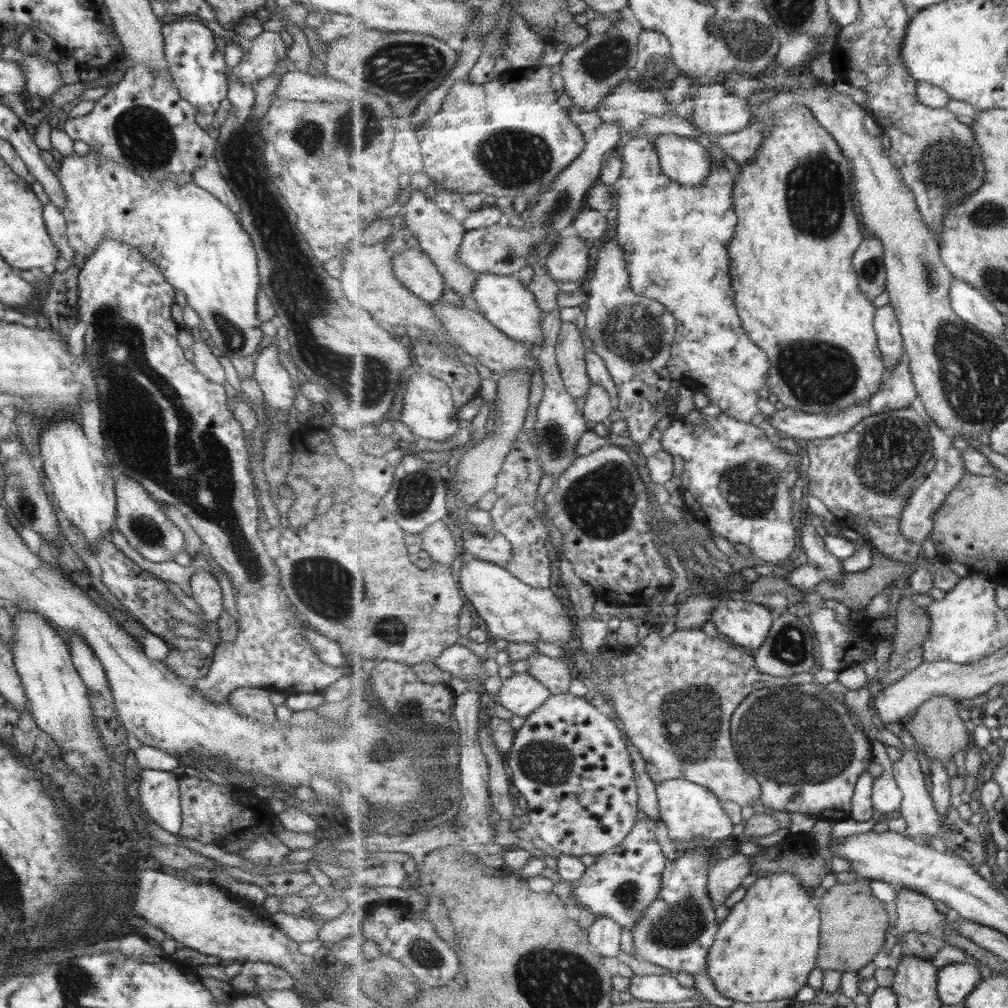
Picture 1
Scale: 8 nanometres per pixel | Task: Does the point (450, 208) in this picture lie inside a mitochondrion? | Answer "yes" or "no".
no

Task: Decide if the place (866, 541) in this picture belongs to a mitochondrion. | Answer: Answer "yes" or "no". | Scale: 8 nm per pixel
no

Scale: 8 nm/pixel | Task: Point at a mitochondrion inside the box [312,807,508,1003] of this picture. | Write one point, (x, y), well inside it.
(423, 952)

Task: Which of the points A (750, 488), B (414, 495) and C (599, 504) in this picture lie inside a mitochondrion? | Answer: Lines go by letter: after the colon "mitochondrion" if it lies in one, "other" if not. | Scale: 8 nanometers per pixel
A: mitochondrion
B: mitochondrion
C: mitochondrion

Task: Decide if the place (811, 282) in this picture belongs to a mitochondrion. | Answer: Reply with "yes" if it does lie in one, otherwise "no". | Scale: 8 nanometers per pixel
no

